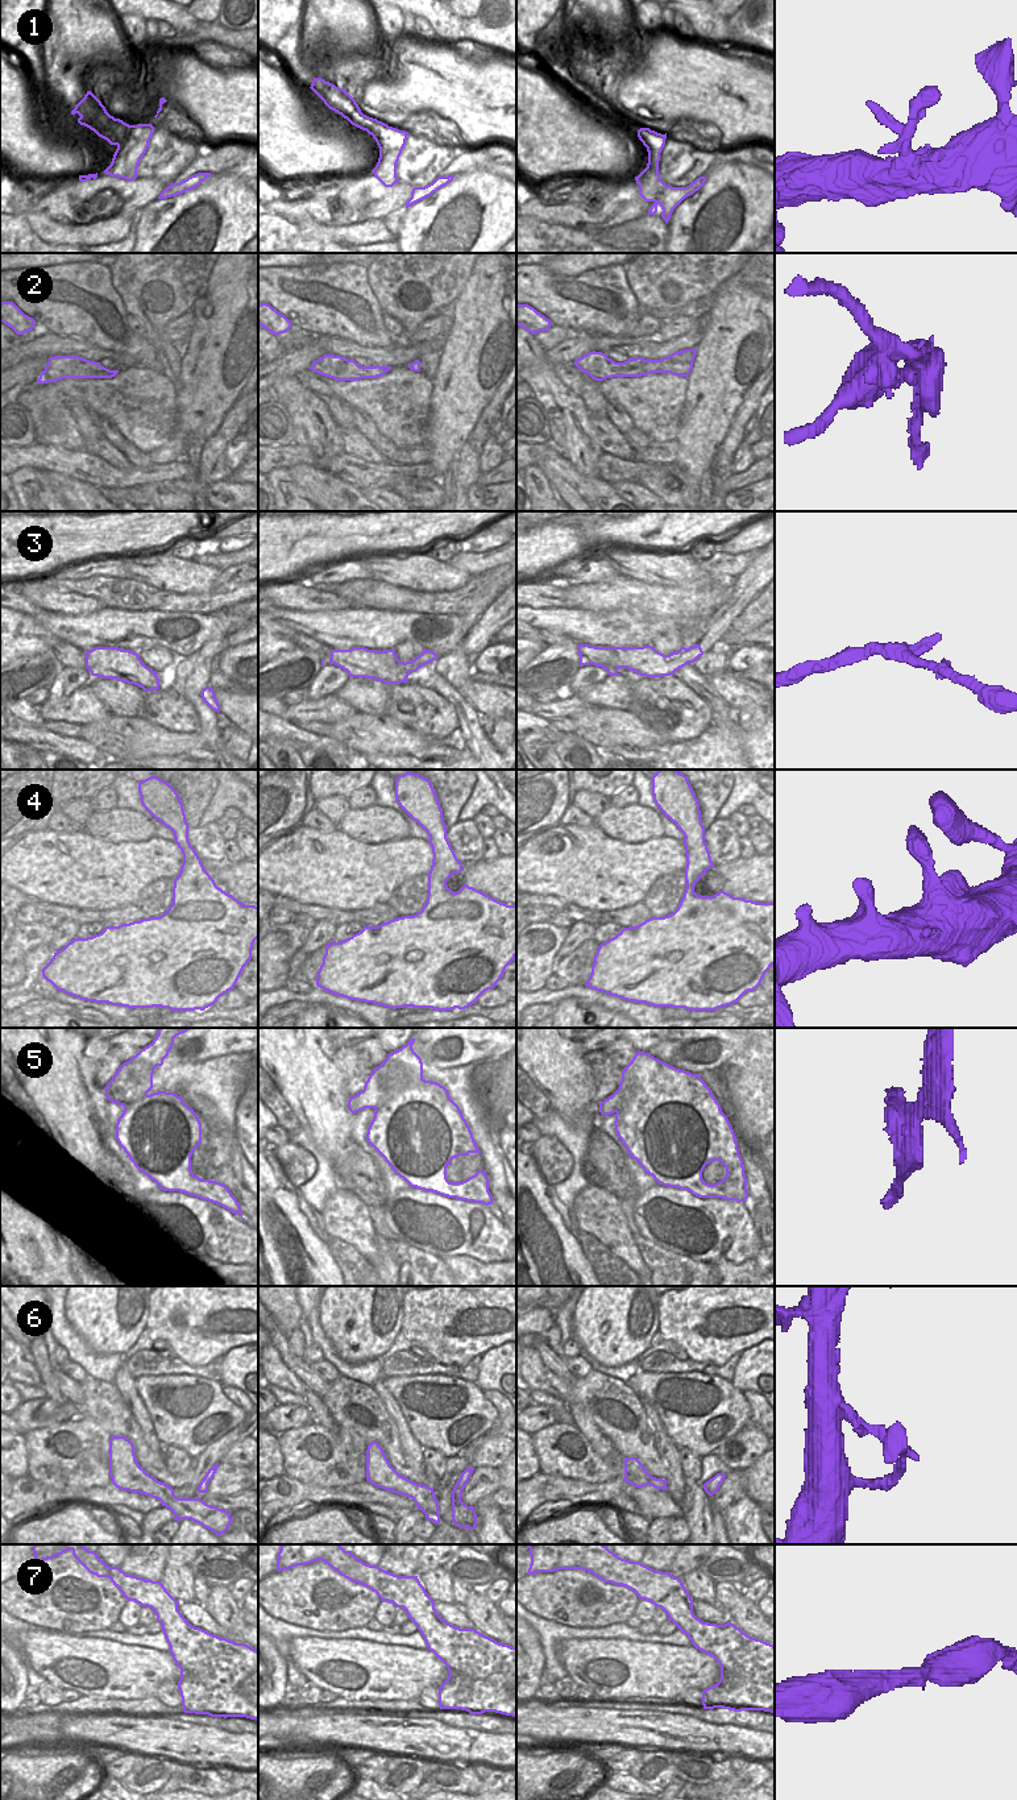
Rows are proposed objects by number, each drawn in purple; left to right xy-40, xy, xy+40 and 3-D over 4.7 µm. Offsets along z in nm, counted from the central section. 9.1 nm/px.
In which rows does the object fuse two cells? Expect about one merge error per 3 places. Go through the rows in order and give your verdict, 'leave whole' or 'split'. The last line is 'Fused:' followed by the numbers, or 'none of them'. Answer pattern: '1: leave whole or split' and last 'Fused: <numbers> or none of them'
1: leave whole
2: split
3: split
4: leave whole
5: split
6: leave whole
7: leave whole
Fused: 2, 3, 5

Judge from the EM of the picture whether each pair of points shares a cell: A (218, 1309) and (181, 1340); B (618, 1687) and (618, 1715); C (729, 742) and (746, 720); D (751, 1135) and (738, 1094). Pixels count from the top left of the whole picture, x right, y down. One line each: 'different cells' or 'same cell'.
A: same cell
B: different cells
C: different cells
D: same cell

